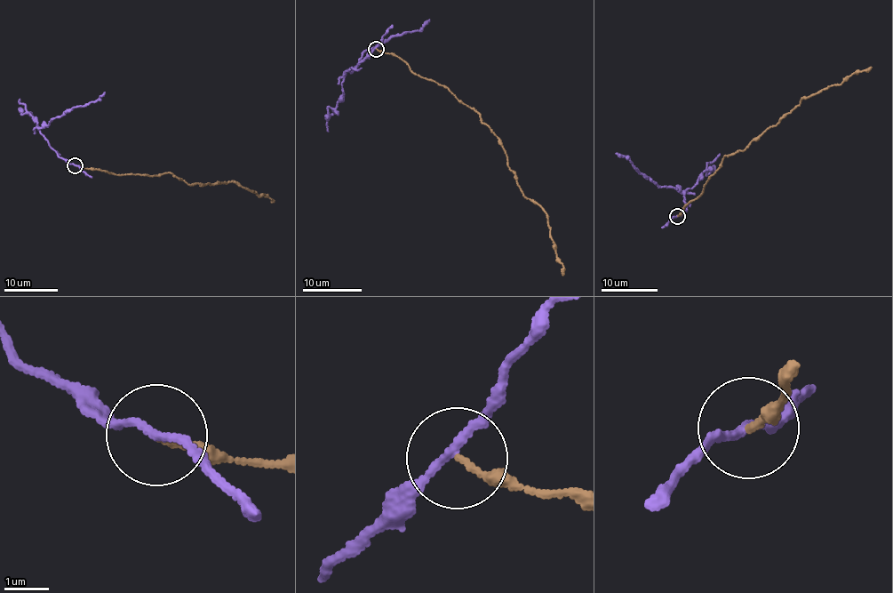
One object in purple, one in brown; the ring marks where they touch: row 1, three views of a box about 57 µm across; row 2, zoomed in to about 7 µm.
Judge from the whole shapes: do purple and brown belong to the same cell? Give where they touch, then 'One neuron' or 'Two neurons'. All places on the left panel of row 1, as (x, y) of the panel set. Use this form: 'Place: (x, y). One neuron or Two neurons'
Place: (75, 165). Two neurons

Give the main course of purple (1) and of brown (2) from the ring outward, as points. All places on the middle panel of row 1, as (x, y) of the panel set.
1: (376, 48), (354, 68), (345, 72), (356, 65), (365, 51), (395, 36), (417, 30), (429, 20)
2: (376, 48), (397, 55), (421, 76), (444, 85), (489, 126), (525, 196), (538, 204), (546, 215), (563, 275)

